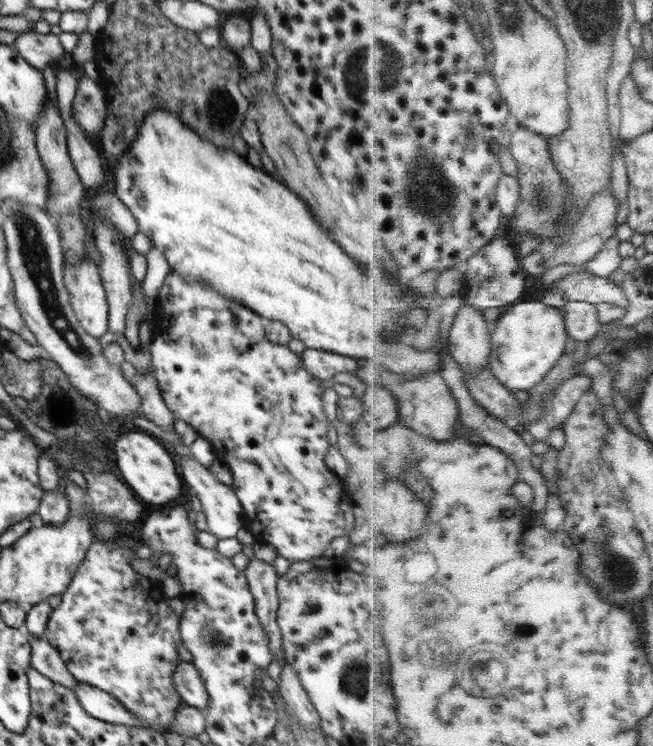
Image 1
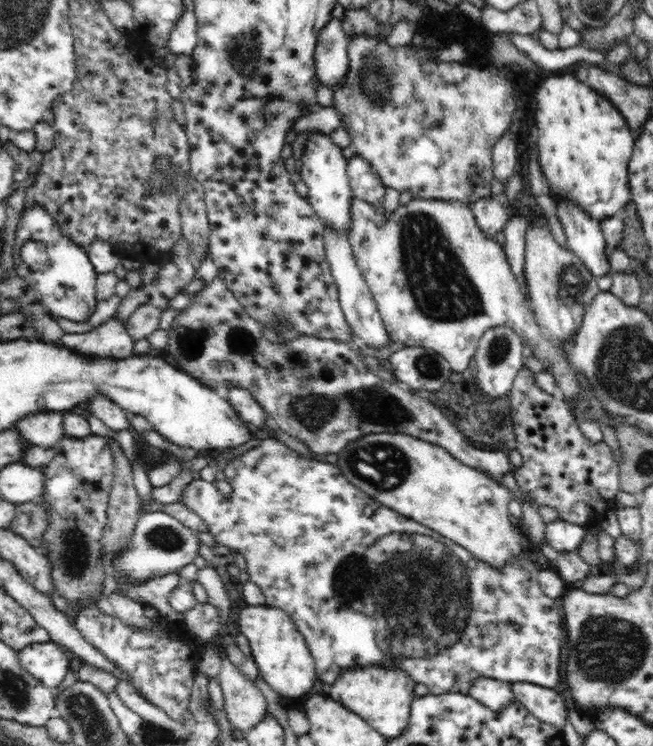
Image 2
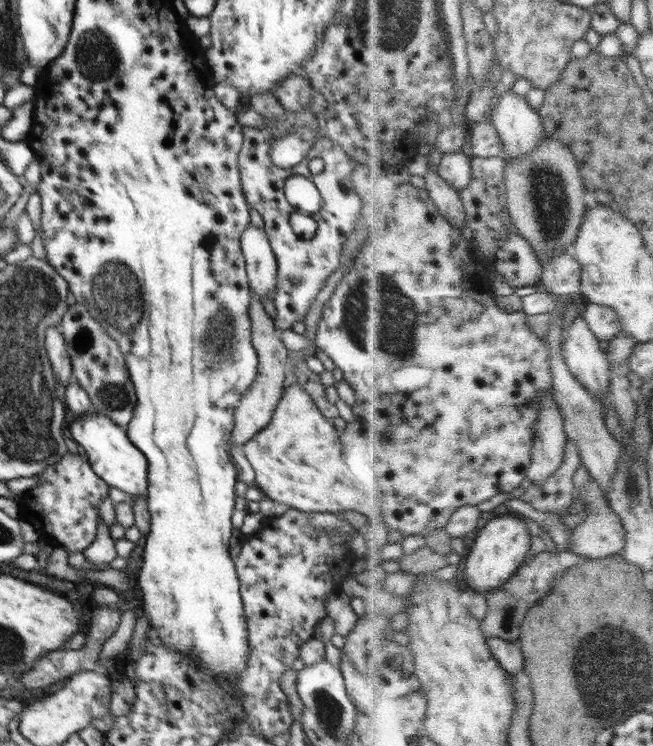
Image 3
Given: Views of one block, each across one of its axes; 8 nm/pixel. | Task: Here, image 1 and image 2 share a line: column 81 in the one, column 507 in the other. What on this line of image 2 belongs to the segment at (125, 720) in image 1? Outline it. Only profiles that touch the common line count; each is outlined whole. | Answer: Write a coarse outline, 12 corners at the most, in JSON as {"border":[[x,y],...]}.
{"border":[[471,682],[469,695],[500,712],[517,702],[509,682]]}

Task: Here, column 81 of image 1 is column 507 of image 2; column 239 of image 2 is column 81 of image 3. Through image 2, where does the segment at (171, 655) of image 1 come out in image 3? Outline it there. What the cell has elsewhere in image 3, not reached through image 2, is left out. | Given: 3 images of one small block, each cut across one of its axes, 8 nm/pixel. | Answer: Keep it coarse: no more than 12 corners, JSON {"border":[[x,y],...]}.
{"border":[[68,452],[20,494],[18,519],[84,552],[108,485]]}

